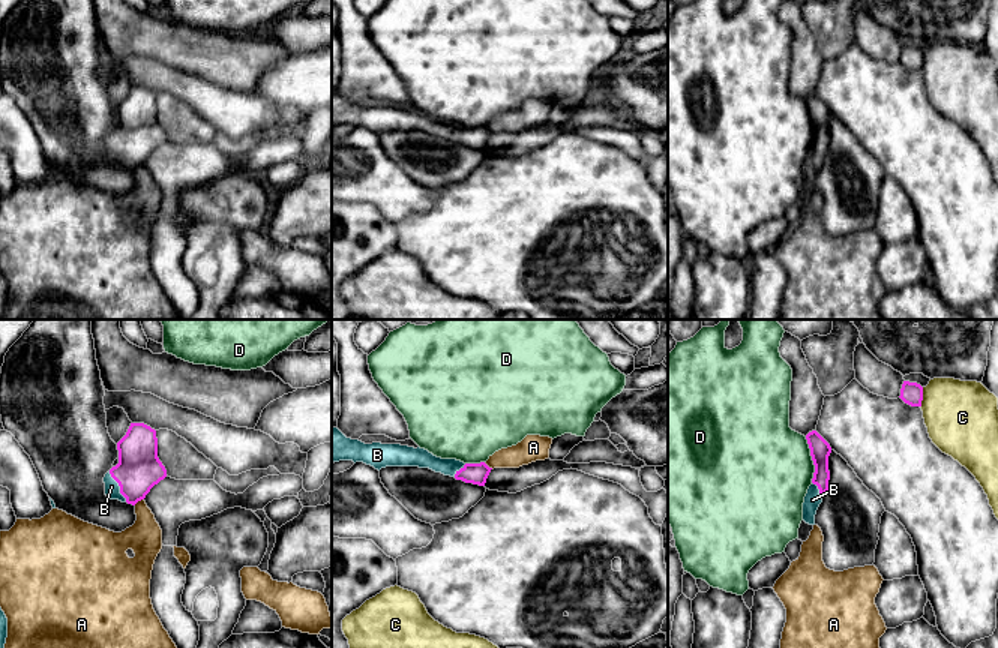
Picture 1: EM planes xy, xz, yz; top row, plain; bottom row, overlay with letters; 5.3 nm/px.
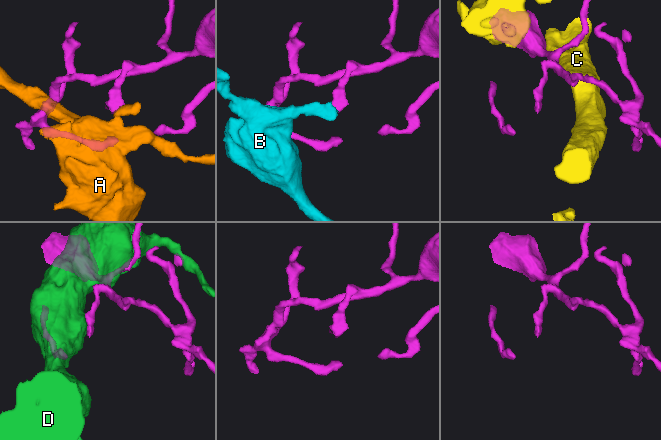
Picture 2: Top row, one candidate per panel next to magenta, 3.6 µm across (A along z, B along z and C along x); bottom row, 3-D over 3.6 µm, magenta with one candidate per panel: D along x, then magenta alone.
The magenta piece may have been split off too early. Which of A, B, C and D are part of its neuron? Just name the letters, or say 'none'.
B

